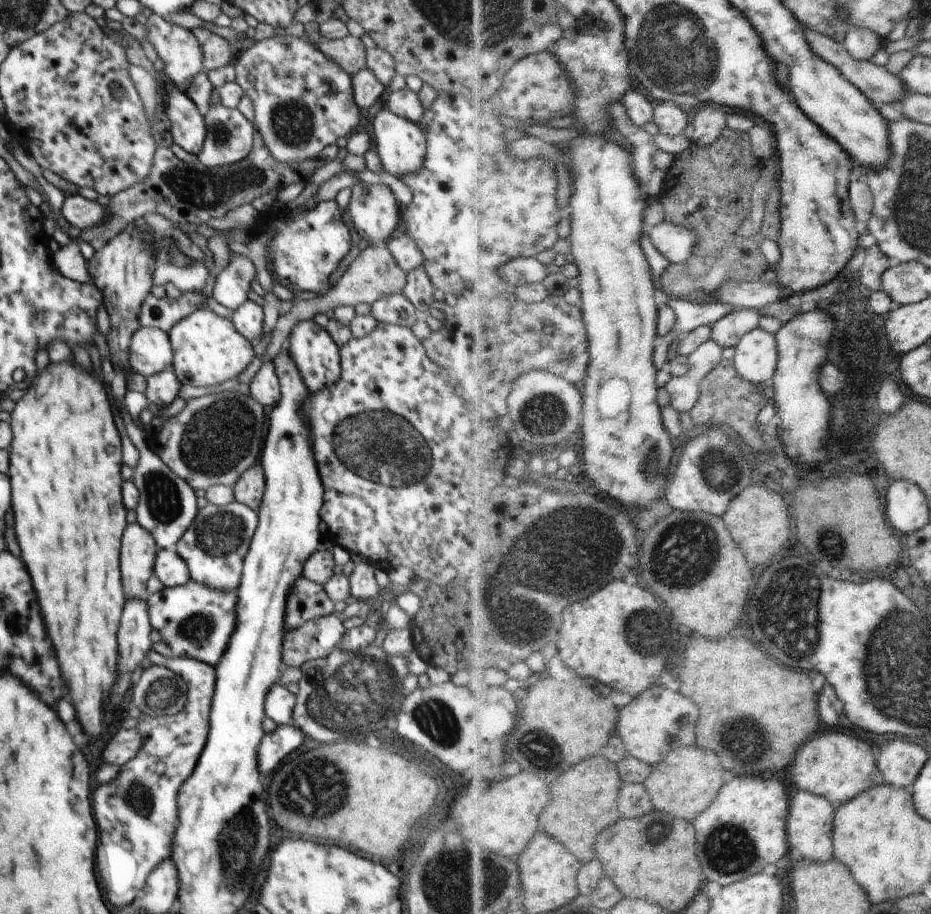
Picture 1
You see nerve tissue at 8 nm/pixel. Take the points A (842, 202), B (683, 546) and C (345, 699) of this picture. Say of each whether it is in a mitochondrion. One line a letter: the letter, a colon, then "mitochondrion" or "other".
A: other
B: mitochondrion
C: mitochondrion

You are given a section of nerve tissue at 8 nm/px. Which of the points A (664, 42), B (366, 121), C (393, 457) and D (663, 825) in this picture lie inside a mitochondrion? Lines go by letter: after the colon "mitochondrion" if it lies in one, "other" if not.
A: mitochondrion
B: other
C: mitochondrion
D: other

